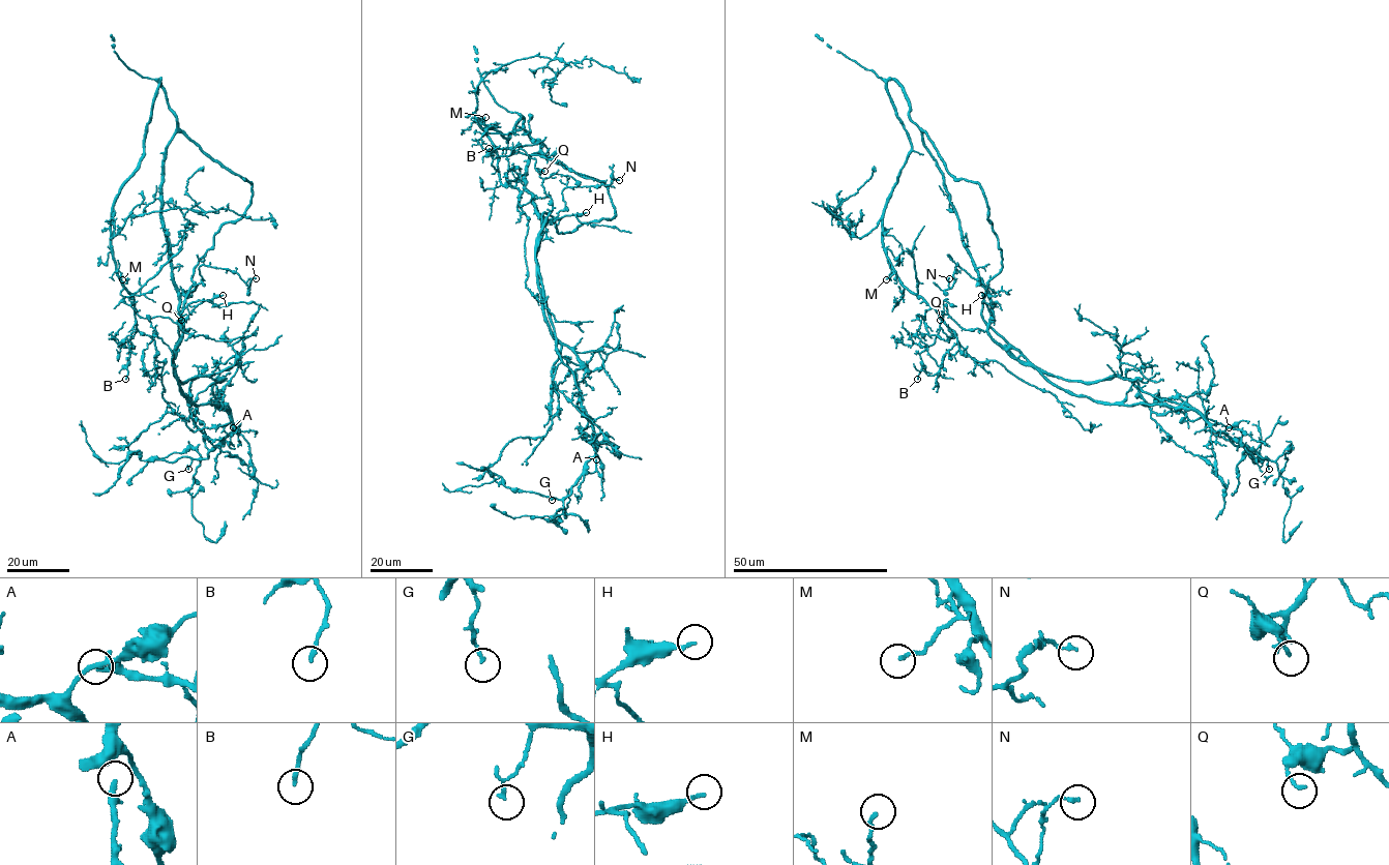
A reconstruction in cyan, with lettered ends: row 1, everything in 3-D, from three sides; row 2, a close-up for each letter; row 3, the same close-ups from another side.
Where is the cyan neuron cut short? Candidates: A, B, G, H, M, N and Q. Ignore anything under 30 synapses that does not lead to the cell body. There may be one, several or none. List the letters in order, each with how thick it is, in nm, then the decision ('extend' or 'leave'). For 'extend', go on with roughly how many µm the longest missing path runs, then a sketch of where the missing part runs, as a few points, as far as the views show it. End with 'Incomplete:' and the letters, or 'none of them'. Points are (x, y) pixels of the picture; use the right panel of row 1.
A: 320 nm thick; leave
B: 170 nm thick; leave
G: 100 nm thick; leave
H: 140 nm thick; leave
M: 170 nm thick; leave
N: 140 nm thick; leave
Q: 160 nm thick; leave
Incomplete: none of them

